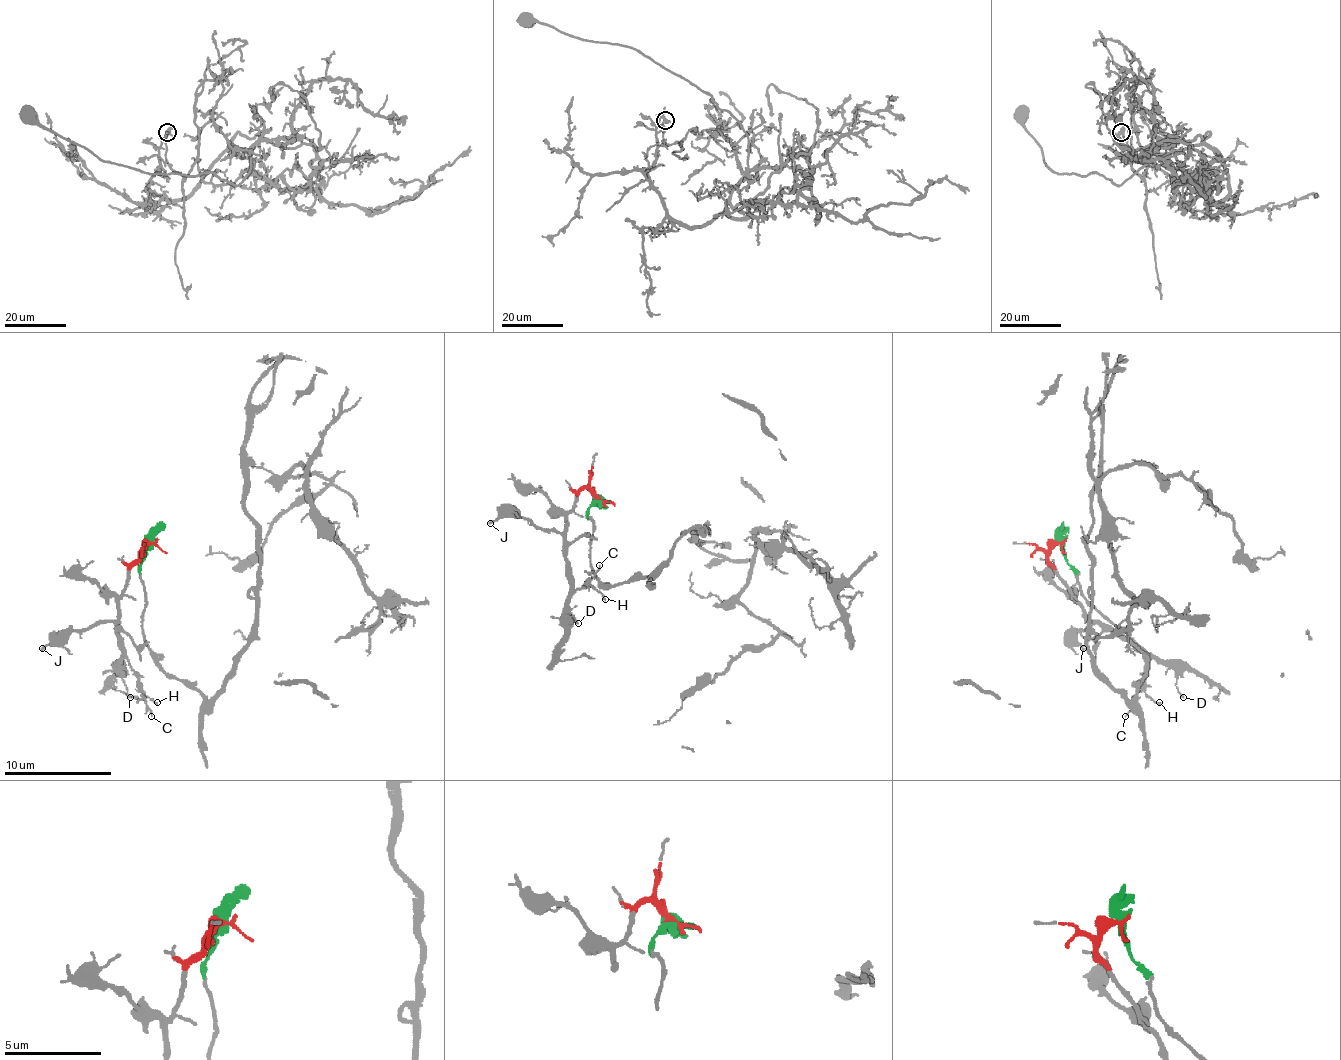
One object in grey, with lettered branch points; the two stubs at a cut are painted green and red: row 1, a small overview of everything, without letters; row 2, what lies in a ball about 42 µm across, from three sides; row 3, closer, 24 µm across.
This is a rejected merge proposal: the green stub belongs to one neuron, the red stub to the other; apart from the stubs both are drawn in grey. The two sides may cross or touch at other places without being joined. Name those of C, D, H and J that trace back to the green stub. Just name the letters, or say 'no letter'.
no letter

